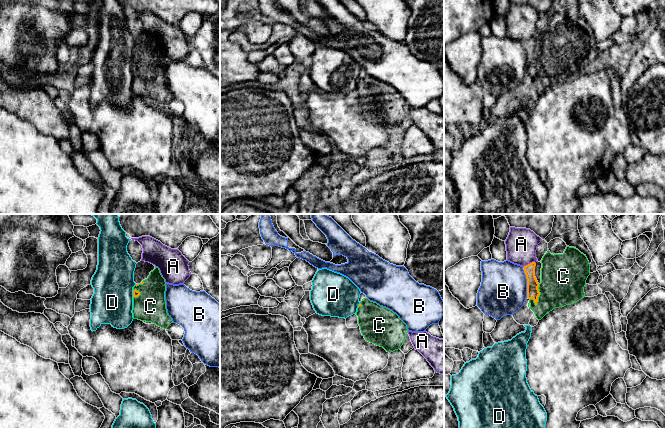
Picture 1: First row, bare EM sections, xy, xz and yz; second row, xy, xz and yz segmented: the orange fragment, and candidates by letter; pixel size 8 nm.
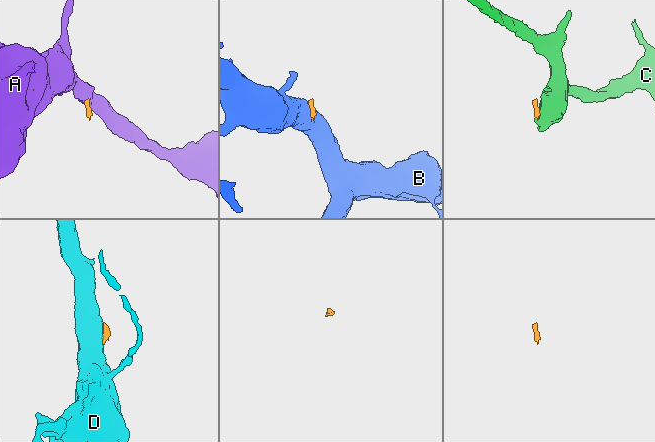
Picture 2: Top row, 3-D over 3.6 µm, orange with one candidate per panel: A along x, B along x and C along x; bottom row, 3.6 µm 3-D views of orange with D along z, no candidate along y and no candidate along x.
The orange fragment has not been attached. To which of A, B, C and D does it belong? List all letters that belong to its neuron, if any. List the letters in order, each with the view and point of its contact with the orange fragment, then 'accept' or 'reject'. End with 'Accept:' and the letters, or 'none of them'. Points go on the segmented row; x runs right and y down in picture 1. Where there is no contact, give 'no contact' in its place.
A: meets orange in yz at (530, 263); reject
B: meets orange in yz at (527, 282); reject
C: meets orange in yz at (539, 294); accept
D: meets orange in xy at (133, 293); reject
Accept: C

